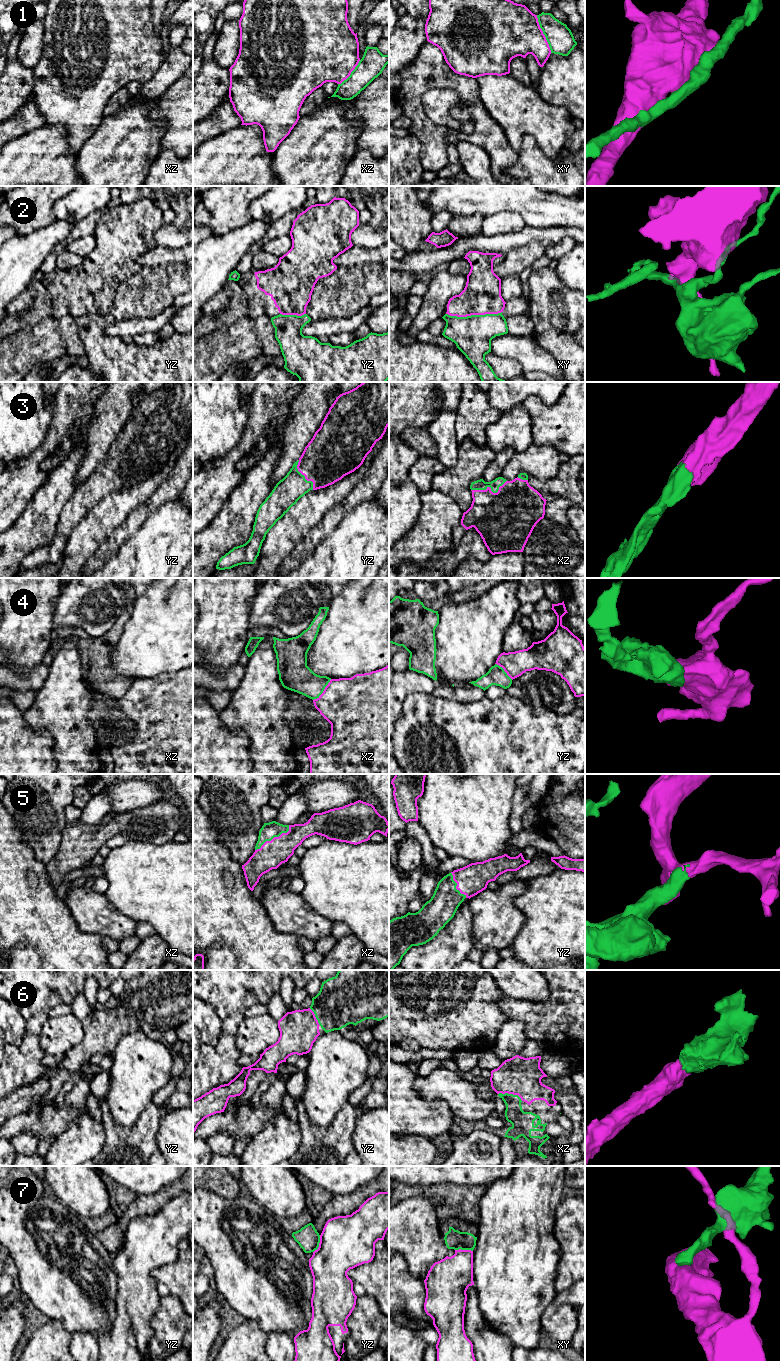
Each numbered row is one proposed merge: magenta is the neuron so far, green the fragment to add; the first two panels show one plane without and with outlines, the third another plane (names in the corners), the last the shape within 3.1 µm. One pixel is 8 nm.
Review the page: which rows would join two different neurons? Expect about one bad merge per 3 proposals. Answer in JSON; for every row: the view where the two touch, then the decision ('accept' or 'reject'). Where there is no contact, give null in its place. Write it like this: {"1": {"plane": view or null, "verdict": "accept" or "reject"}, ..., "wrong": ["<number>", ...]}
{"1": {"plane": "xy", "verdict": "accept"}, "2": {"plane": "xy", "verdict": "reject"}, "3": {"plane": "xz", "verdict": "accept"}, "4": {"plane": "xz", "verdict": "reject"}, "5": {"plane": "xz", "verdict": "accept"}, "6": {"plane": "xz", "verdict": "accept"}, "7": {"plane": "yz", "verdict": "reject"}, "wrong": ["2", "4", "7"]}

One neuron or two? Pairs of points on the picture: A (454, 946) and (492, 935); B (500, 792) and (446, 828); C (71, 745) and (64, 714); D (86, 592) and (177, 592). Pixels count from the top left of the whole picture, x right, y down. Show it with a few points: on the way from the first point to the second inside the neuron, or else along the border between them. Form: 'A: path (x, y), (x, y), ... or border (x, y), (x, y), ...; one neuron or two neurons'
A: border (471, 917), (471, 934), (474, 947); two neurons
B: path (487, 792), (482, 792), (459, 815); one neuron
C: path (71, 737), (67, 722); one neuron
D: border (137, 598), (132, 606); two neurons

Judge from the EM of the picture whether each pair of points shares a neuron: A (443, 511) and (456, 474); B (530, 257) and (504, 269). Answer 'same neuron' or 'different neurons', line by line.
A: different neurons
B: same neuron

